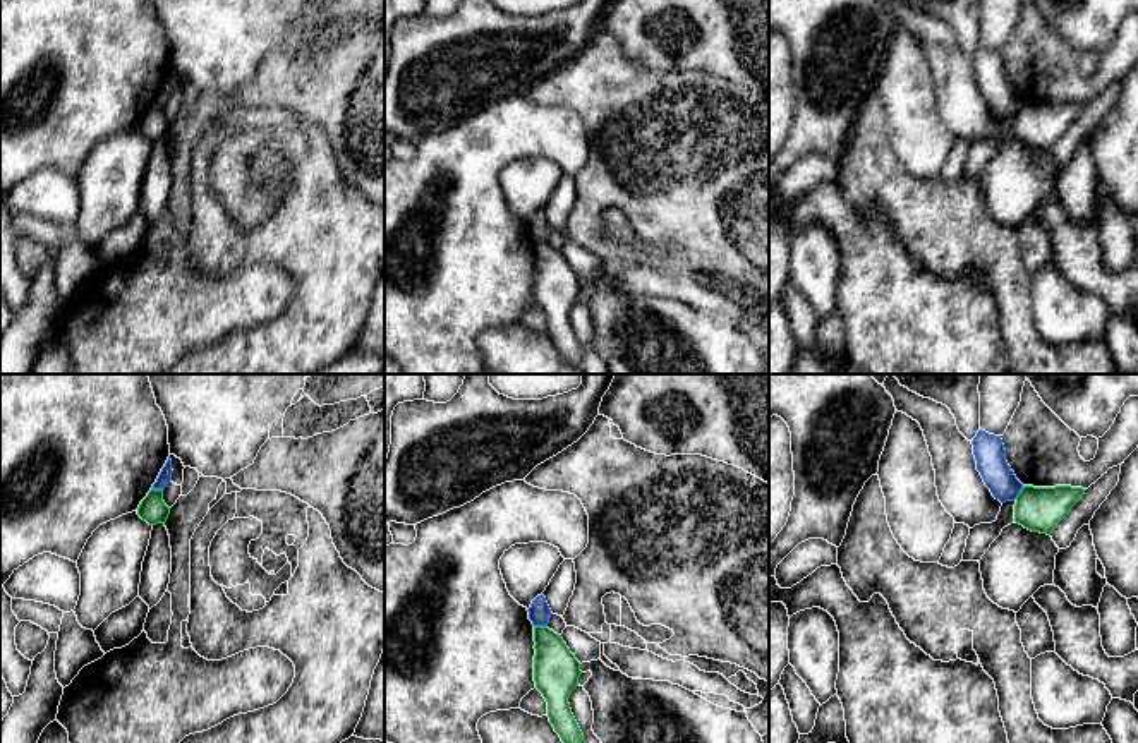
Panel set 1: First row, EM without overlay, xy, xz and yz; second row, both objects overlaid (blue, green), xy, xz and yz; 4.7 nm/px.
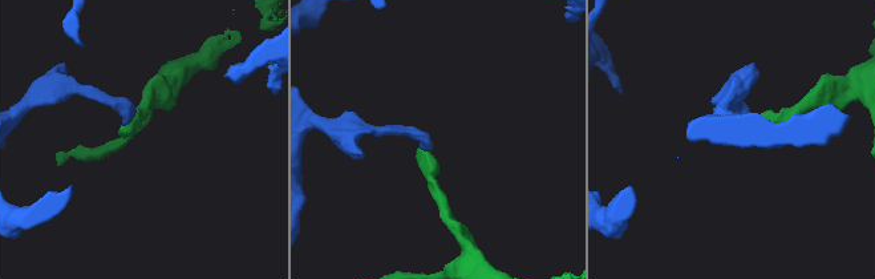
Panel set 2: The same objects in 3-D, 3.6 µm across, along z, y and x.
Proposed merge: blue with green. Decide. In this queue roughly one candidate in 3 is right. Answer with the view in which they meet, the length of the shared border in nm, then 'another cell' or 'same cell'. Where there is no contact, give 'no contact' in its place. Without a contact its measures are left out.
xz | 60 nm | another cell

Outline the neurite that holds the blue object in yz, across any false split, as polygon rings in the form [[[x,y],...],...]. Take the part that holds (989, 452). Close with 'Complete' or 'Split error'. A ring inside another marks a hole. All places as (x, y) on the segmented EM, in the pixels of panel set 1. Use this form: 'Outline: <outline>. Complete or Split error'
Outline: [[[978,431],[972,441],[977,470],[992,496],[1001,503],[1014,501],[1023,489],[1014,472],[1006,462],[1006,450],[1001,436]]]. Complete

